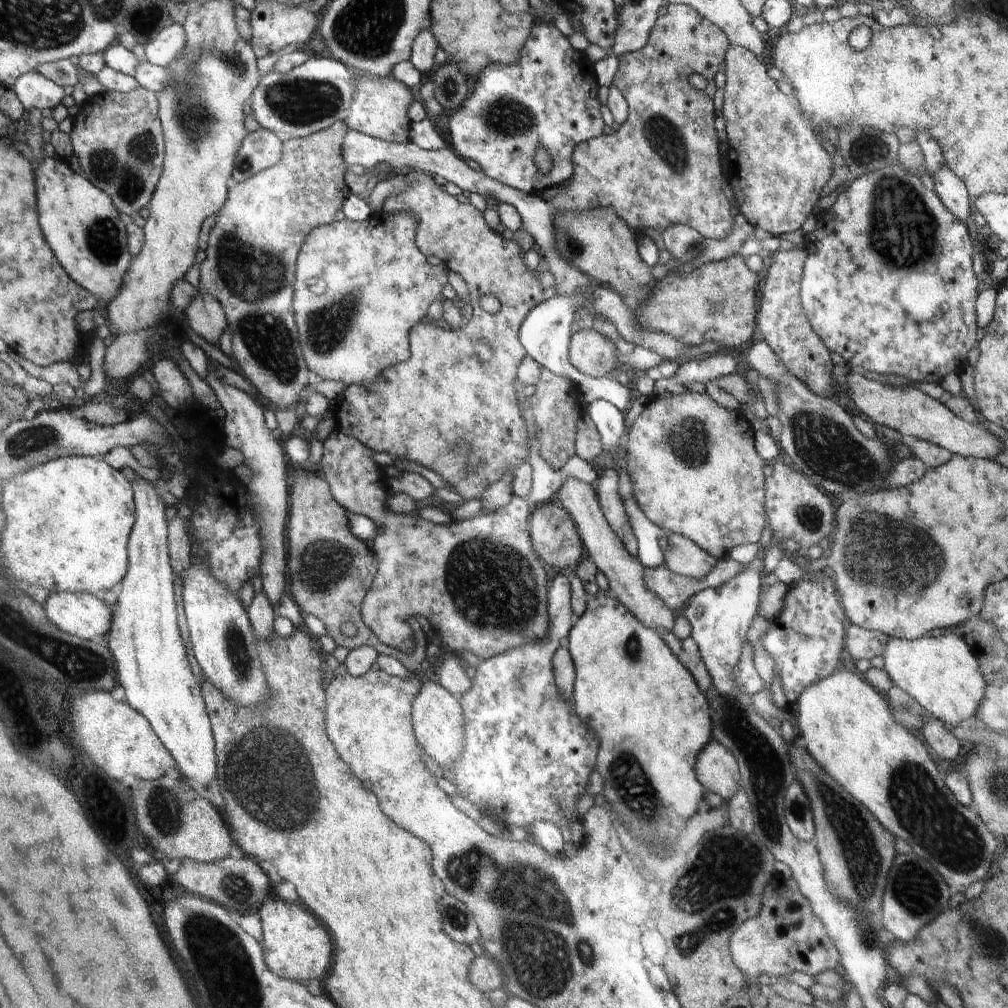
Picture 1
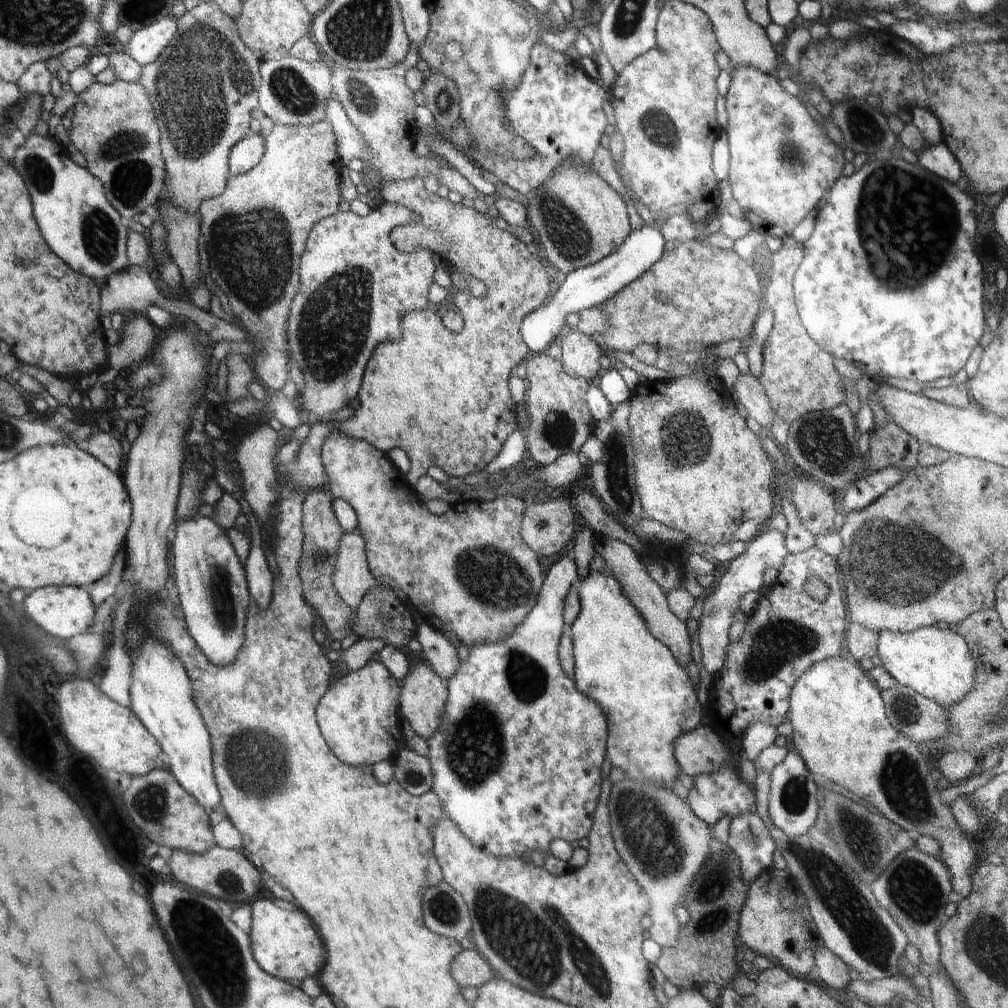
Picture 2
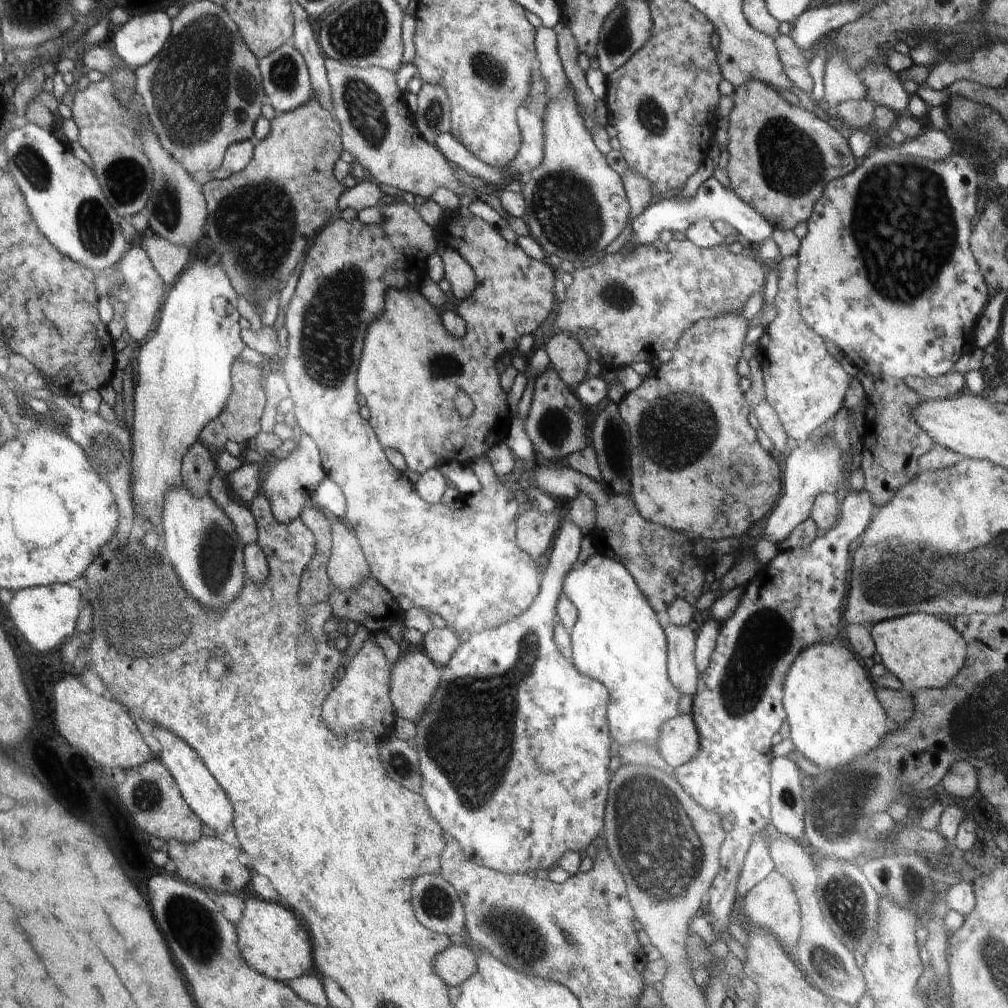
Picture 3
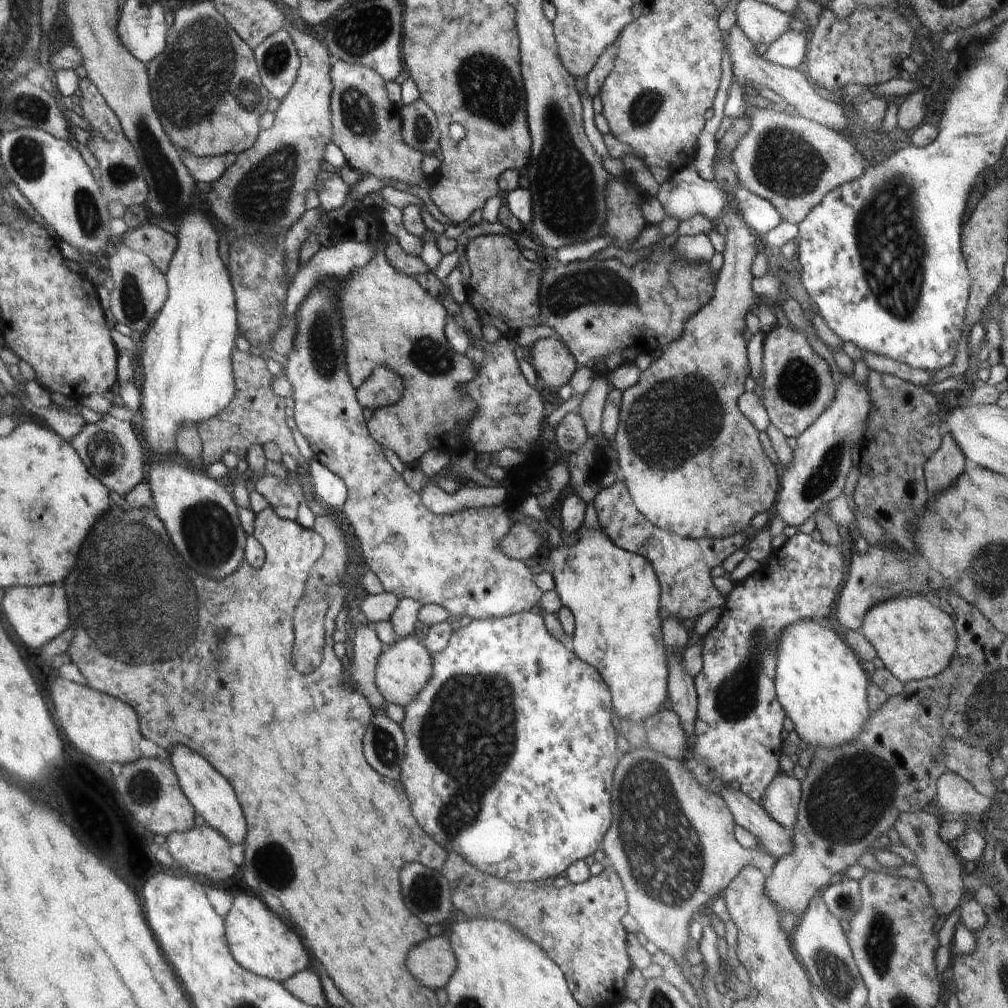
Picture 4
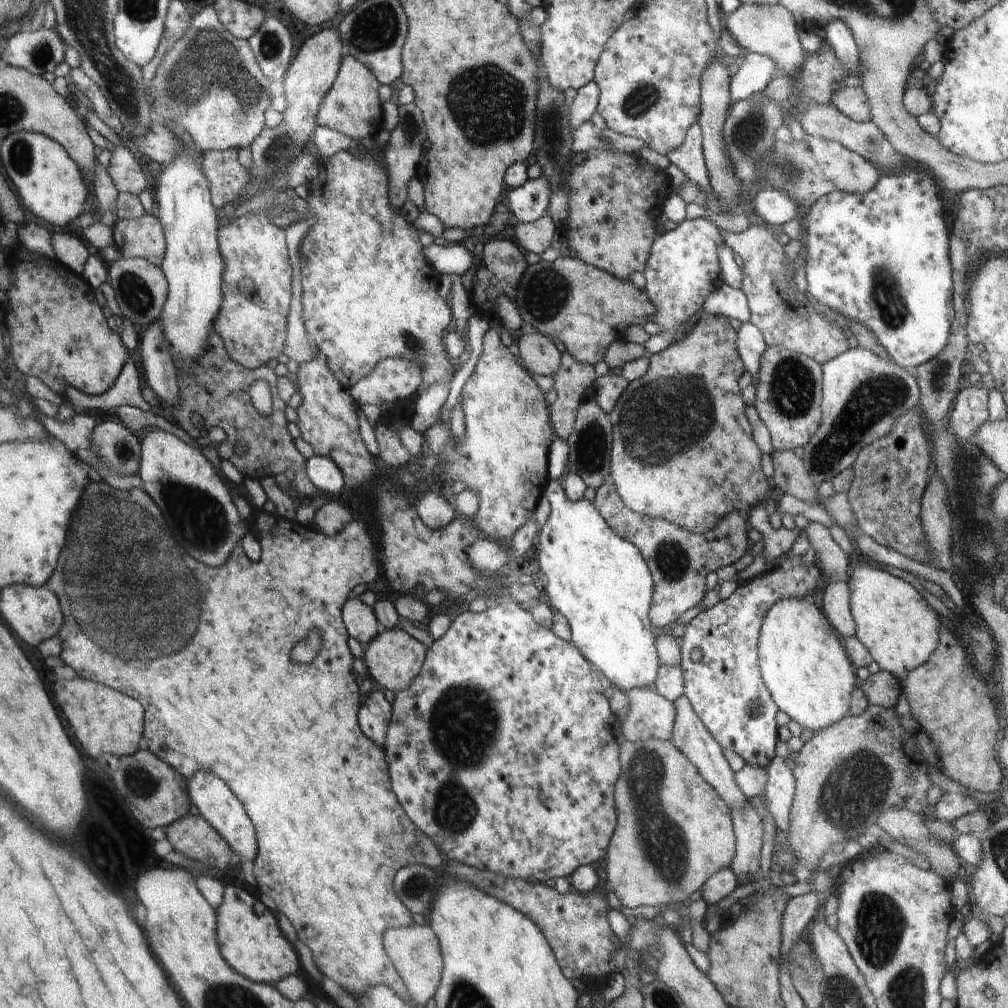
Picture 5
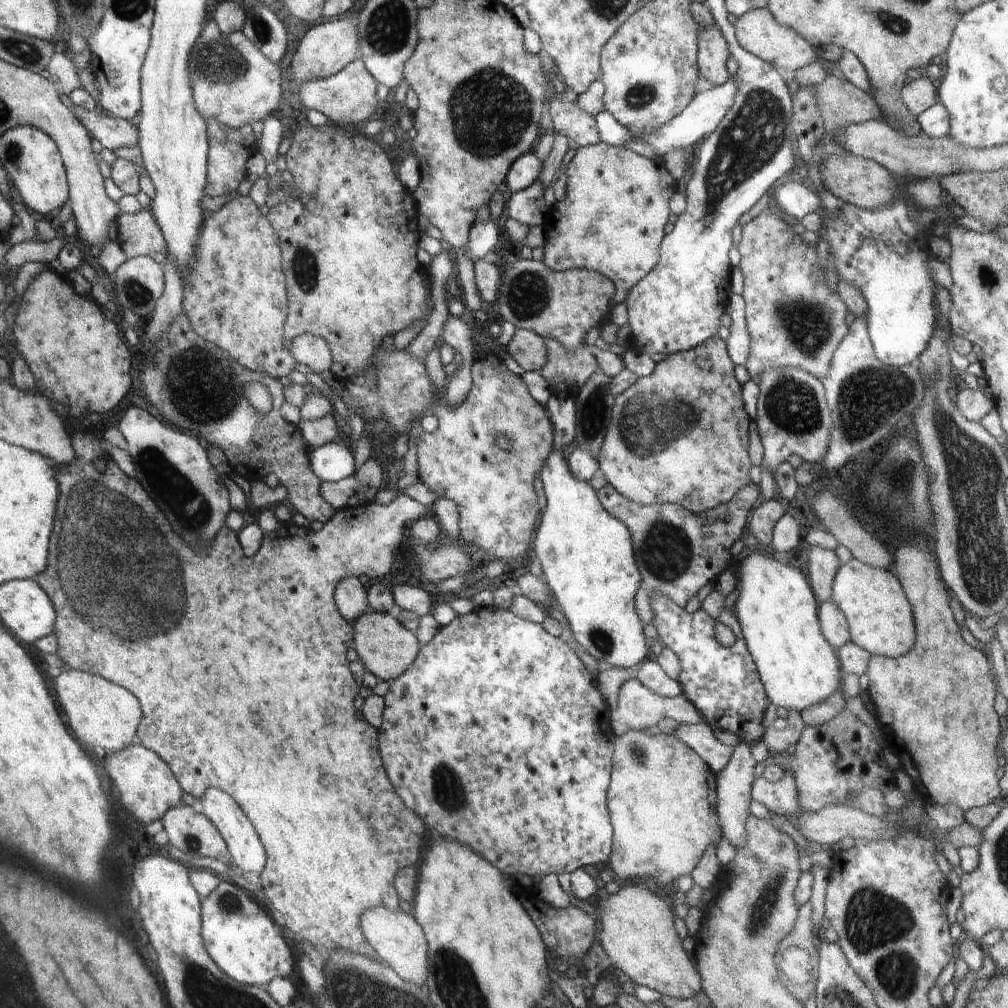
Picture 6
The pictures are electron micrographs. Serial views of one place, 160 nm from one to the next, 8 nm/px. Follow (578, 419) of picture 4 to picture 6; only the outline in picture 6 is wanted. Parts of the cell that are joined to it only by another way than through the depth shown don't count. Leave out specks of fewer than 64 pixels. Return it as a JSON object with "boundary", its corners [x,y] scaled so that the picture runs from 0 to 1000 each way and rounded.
{"boundary":[[[546,331],[538,334],[543,347],[543,359],[536,371],[551,389],[570,389],[593,366],[591,355],[580,339],[571,347],[562,347]]]}

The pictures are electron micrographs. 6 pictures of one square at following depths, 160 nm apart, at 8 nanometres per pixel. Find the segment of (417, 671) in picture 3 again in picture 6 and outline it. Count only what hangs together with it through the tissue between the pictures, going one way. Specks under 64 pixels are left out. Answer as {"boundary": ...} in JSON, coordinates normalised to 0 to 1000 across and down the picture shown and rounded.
{"boundary":[[[367,603],[363,609],[355,611],[349,617],[349,641],[355,647],[356,655],[368,669],[378,676],[389,676],[395,673],[415,650],[417,640],[411,629],[400,621],[395,614],[389,613],[385,608],[373,607]]]}

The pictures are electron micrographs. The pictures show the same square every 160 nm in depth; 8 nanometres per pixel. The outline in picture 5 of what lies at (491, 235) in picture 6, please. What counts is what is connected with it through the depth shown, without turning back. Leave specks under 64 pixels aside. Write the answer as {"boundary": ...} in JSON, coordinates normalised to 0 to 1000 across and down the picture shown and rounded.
{"boundary":[[[460,240],[444,241],[441,244],[427,241],[420,244],[420,251],[423,258],[430,264],[430,267],[436,271],[459,272],[468,262],[470,251],[464,251]]]}

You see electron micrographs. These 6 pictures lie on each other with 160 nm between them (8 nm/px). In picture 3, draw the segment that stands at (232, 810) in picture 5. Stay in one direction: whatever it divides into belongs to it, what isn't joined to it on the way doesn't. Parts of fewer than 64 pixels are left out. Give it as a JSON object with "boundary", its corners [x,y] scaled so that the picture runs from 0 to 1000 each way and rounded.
{"boundary":[[[153,720],[152,724],[153,732],[160,740],[156,751],[174,771],[174,775],[177,777],[182,791],[187,796],[187,800],[201,813],[206,821],[212,823],[215,829],[219,828],[224,823],[224,819],[230,817],[230,812],[232,812],[230,810],[230,798],[228,798],[226,790],[222,788],[218,778],[212,774],[212,770],[206,766],[206,762],[200,758],[196,748],[183,734],[179,734],[173,726],[169,726],[163,721]]]}

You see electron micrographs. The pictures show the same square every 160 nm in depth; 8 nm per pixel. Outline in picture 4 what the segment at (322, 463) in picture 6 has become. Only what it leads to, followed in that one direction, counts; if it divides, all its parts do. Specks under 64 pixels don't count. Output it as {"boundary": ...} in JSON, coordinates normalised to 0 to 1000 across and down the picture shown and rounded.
{"boundary":[[[312,454],[308,456],[307,466],[310,472],[311,496],[317,496],[329,502],[330,506],[339,505],[344,495],[344,482],[341,477]]]}

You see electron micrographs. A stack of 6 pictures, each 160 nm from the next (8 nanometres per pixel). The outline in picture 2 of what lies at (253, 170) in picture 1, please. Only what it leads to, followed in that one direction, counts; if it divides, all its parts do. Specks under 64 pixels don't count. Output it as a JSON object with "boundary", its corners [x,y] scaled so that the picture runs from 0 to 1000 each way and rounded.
{"boundary":[[[258,133],[246,134],[232,145],[228,153],[228,174],[242,173],[250,169],[262,153],[263,137]]]}

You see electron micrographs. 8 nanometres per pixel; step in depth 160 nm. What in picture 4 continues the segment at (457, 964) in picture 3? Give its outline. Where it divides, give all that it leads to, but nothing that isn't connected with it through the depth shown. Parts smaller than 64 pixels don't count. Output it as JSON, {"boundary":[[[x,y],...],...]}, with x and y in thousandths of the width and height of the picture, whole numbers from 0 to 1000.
{"boundary":[[[433,929],[411,938],[405,948],[405,962],[425,980],[440,980],[452,962],[452,950],[442,929]]]}

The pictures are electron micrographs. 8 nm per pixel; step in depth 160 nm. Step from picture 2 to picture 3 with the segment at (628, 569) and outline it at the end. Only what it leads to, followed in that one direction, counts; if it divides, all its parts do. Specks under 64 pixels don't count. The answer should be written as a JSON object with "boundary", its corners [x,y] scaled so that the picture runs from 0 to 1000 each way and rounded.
{"boundary":[[[662,608],[651,609],[662,633],[663,669],[679,689],[688,689],[693,676],[689,658],[689,627],[683,620],[670,620]]]}

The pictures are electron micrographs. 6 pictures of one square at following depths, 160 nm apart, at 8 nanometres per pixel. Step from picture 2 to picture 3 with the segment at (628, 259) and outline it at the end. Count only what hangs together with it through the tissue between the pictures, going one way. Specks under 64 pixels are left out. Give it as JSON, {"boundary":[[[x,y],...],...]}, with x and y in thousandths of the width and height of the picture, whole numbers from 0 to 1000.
{"boundary":[[[707,174],[695,183],[688,196],[671,199],[671,195],[651,197],[643,206],[631,214],[626,221],[627,233],[624,239],[627,242],[619,243],[614,250],[625,253],[634,244],[647,243],[651,239],[655,239],[655,231],[658,228],[665,228],[667,231],[675,229],[677,232],[685,222],[694,217],[702,217],[706,220],[715,218],[724,221],[730,228],[733,228],[735,237],[738,238],[739,242],[746,246],[753,244],[767,231],[768,226],[758,216],[758,213],[739,201],[726,188],[720,188]]]}

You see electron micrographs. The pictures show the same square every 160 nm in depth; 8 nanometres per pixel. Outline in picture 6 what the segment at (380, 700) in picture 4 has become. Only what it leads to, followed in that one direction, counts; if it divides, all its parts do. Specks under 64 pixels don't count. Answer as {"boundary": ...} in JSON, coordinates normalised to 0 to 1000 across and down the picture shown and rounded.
{"boundary":[[[345,571],[333,579],[330,595],[339,613],[347,620],[355,611],[367,605],[364,598],[364,585],[353,571]]]}

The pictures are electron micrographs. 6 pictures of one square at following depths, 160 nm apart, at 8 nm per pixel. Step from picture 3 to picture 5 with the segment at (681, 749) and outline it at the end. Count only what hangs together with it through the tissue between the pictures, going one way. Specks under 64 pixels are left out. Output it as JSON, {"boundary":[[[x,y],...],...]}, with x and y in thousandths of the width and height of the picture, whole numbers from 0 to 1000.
{"boundary":[[[649,680],[621,687],[625,705],[616,723],[621,735],[643,733],[663,735],[670,715],[671,701],[652,688]]]}

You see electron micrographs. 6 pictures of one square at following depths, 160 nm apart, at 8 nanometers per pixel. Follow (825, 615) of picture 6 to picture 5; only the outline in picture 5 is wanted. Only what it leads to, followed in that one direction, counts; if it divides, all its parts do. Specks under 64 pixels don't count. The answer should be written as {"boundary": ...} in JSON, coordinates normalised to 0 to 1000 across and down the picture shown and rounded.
{"boundary":[[[839,576],[820,577],[815,593],[815,605],[831,631],[844,632],[850,621],[844,608],[844,579]]]}

